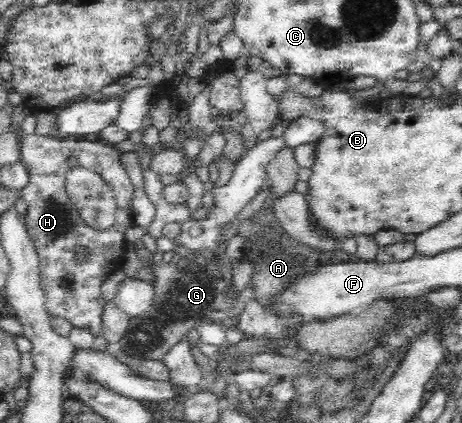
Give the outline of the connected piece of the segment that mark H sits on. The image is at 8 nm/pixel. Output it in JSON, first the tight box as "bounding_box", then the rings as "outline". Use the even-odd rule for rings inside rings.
{"bounding_box":[20,131,134,337],"outline":[[[32,131],[28,134],[22,133],[20,136],[22,148],[20,148],[20,161],[28,165],[28,173],[30,173],[30,182],[20,190],[22,200],[26,202],[27,210],[24,217],[26,232],[36,249],[39,265],[37,266],[38,279],[40,279],[40,291],[44,293],[44,311],[48,315],[48,319],[65,318],[75,328],[84,328],[95,337],[101,334],[101,325],[103,322],[103,313],[107,301],[101,293],[101,285],[112,273],[121,268],[124,252],[127,242],[124,234],[134,222],[132,218],[132,199],[134,198],[134,185],[130,181],[120,156],[122,148],[104,144],[100,140],[88,141],[84,139],[76,139],[74,137],[59,138],[51,135],[38,135]],[[74,167],[84,167],[92,169],[100,174],[104,181],[110,185],[116,199],[115,222],[108,230],[92,230],[88,228],[84,222],[80,220],[77,212],[74,210],[72,203],[66,196],[64,188],[64,175]],[[76,245],[82,245],[88,248],[88,260],[78,264],[73,260],[73,248]]]}

